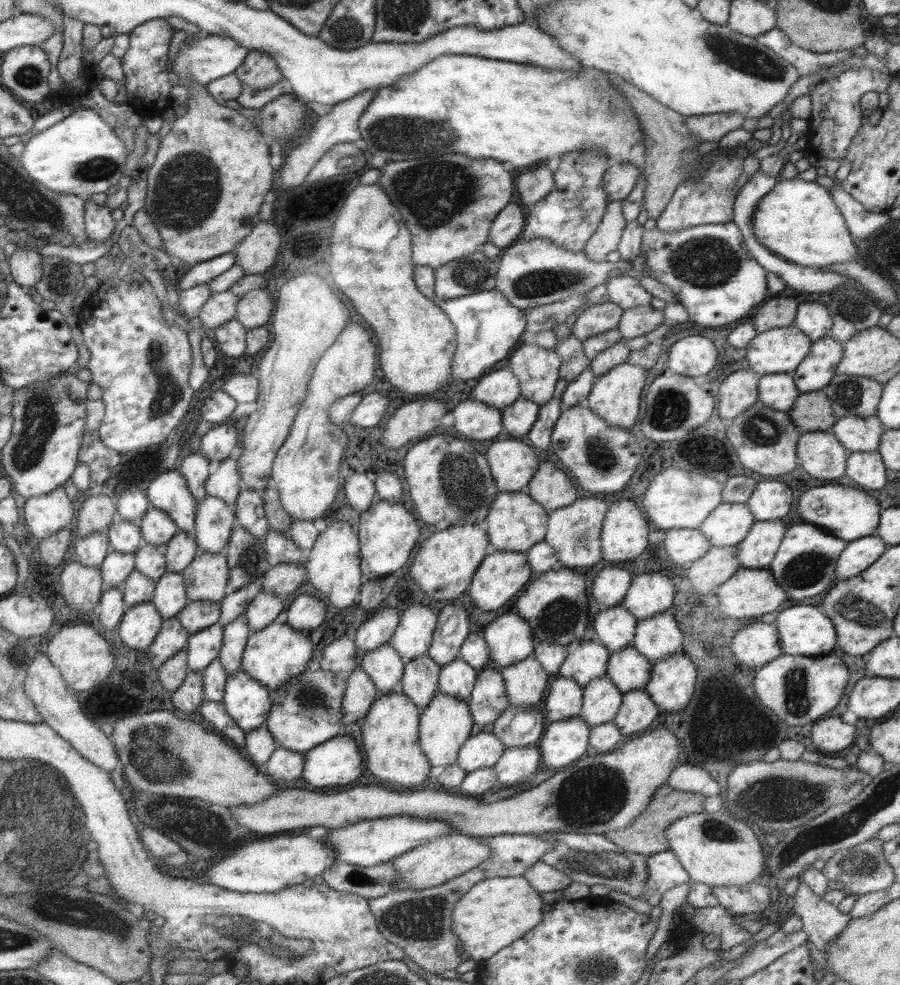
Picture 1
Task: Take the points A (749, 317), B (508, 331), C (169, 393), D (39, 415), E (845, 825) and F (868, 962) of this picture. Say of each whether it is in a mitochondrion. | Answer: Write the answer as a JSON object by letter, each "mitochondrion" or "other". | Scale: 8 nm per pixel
{"A":"other","B":"other","C":"mitochondrion","D":"mitochondrion","E":"mitochondrion","F":"other"}

